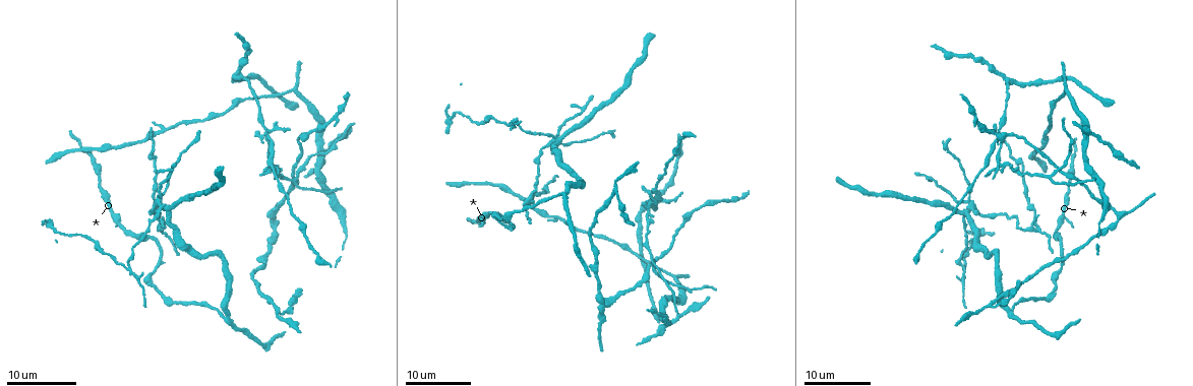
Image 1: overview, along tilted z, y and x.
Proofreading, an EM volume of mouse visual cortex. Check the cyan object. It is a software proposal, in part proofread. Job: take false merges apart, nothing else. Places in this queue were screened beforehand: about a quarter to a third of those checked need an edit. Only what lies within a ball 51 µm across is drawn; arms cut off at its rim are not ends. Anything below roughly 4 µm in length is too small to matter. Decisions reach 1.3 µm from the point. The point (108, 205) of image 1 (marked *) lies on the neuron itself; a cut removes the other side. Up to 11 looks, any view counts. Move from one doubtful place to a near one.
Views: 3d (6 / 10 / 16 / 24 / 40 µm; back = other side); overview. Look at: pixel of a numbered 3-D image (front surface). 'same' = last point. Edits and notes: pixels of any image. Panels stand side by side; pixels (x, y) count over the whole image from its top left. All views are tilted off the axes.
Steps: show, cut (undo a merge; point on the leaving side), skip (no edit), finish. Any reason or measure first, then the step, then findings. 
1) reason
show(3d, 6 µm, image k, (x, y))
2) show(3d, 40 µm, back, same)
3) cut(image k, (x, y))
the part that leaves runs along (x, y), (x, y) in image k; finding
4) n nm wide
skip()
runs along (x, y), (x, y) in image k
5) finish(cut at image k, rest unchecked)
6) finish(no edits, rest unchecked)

show(3d, 24 µm, image 1, (142, 141))

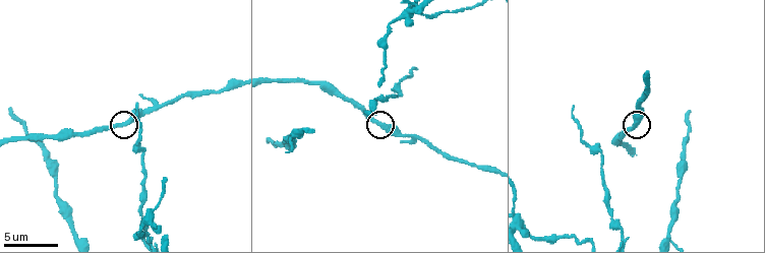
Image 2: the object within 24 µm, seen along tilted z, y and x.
show(3d, 6 µm, image 2, (379, 122))

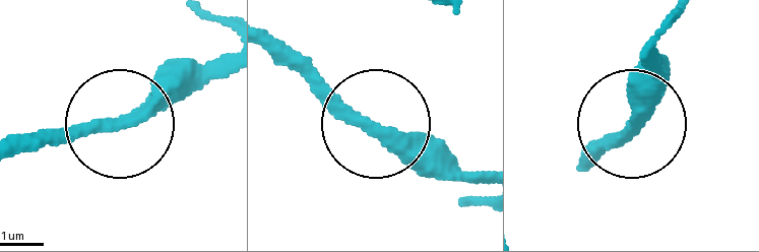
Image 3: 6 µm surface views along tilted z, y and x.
290 nm wide
skip()
one neuron here

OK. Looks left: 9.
looks like a crossing
show(3d, 6 µm, image 2, (147, 215))

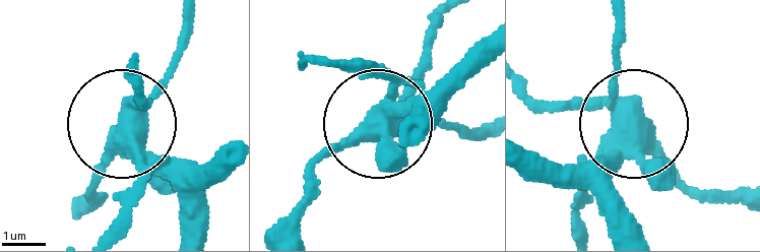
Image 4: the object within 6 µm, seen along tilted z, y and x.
cut(image 4, (113, 194))
the part that leaves runs along (129, 147), (138, 186), (120, 229) in image 4; a second neuron is stuck on

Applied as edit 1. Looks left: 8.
sudden change in width
show(3d, 16 µm, image 1, (1006, 83))

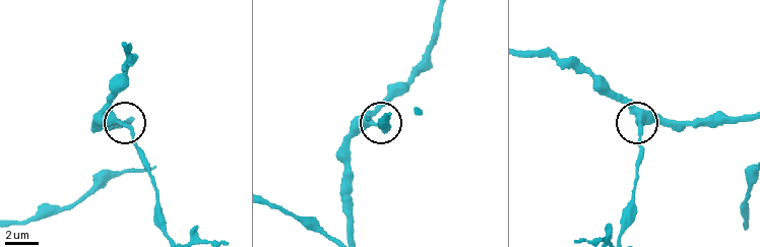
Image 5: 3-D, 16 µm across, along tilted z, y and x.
show(3d, 10 µm, image 5, (120, 123))

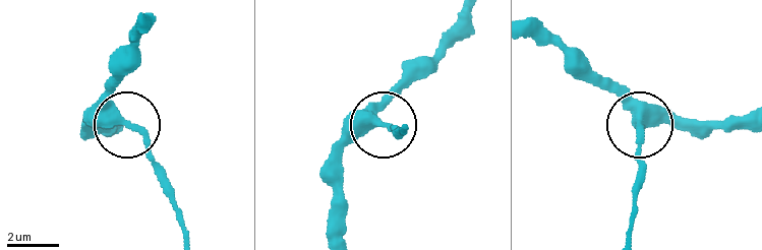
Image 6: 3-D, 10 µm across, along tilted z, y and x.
skip()
runs along (186, 233), (172, 187), (142, 135), (122, 122), (81, 128) in image 6; one neuron here

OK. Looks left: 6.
looks like a crossing
show(3d, 16 µm, image 1, (269, 137))

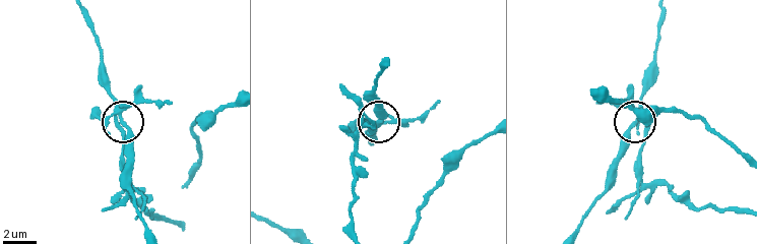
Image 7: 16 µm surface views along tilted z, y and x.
show(3d, 6 µm, image 7, (120, 121))

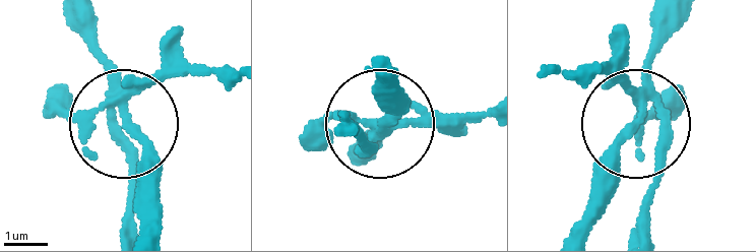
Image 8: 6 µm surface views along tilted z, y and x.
5 arms
cut(image 8, (56, 100))
the part that leaves runs along (119, 96), (184, 72), (235, 71) in image 8; a second neuron is stuck on

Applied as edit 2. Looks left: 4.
show(3d, 16 µm, image 1, (273, 222))

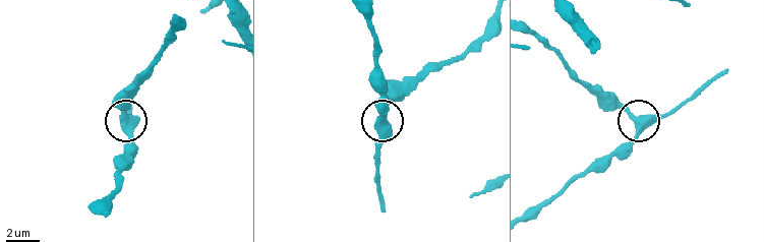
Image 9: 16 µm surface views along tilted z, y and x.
show(3d, 6 µm, image 9, (636, 120))

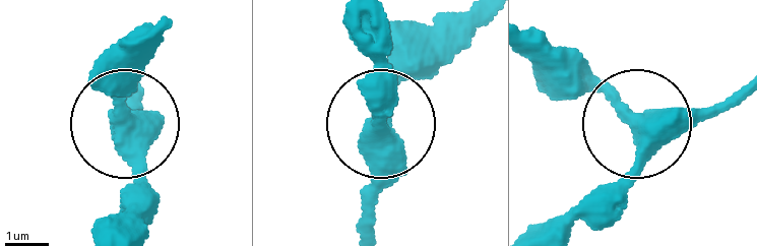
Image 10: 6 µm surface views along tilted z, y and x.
side arm 6 µm
skip()
runs along (561, 232), (629, 167), (637, 126), (741, 101) in image 10; all the same neuron

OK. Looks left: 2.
finish(cut at image 4, cut at image 8, rest unchecked)

